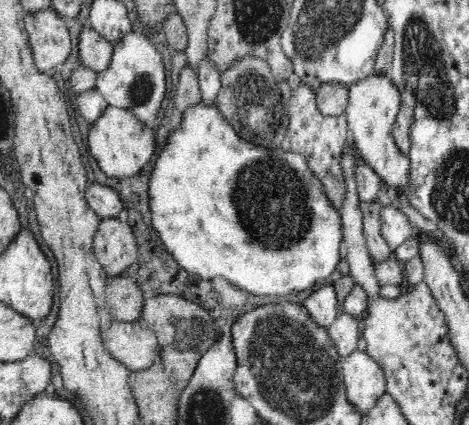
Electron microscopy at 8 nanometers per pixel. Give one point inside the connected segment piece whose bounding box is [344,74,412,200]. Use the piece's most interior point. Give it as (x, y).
(375, 102)

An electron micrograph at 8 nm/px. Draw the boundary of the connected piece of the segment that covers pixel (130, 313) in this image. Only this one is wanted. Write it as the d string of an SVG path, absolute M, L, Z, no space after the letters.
M123 275L109 279L105 288L107 306L118 321L133 321L141 318L143 292L137 281Z

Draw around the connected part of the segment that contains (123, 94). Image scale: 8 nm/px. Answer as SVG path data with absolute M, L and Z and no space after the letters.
M136 27L113 44L113 56L110 64L97 73L95 89L108 104L131 110L140 121L151 125L158 116L160 103L166 91L166 70L162 56L148 36Z

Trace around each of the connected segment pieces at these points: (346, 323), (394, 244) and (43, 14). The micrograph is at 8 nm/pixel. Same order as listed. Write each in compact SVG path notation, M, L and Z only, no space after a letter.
M343 311L337 314L334 322L326 329L326 333L337 347L338 354L344 358L357 349L356 344L358 344L361 330L361 321Z
M394 204L381 208L380 230L393 253L400 244L416 235L411 220Z
M53 7L26 14L24 23L36 67L42 73L61 68L71 53L69 28Z

